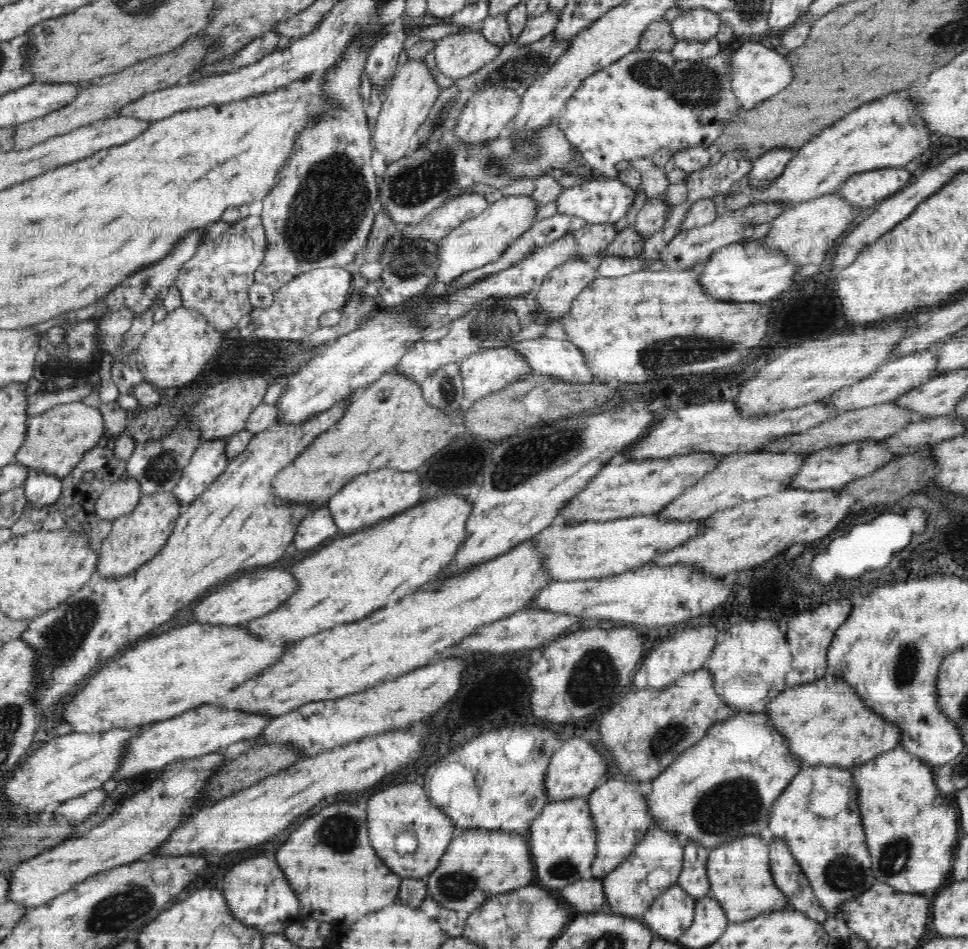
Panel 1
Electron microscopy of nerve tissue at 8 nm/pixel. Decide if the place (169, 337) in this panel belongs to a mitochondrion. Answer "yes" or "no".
no

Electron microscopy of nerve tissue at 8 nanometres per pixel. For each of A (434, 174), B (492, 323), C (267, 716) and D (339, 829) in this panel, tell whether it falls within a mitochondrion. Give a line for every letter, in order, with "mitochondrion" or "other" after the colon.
A: mitochondrion
B: mitochondrion
C: other
D: mitochondrion

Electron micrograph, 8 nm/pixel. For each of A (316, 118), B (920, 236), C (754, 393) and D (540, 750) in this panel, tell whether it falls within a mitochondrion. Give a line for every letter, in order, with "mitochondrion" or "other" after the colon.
A: other
B: other
C: other
D: mitochondrion

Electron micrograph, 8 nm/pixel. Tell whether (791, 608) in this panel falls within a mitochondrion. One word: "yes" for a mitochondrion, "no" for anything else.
no

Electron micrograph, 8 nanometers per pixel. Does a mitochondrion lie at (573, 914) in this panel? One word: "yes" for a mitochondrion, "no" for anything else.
no

